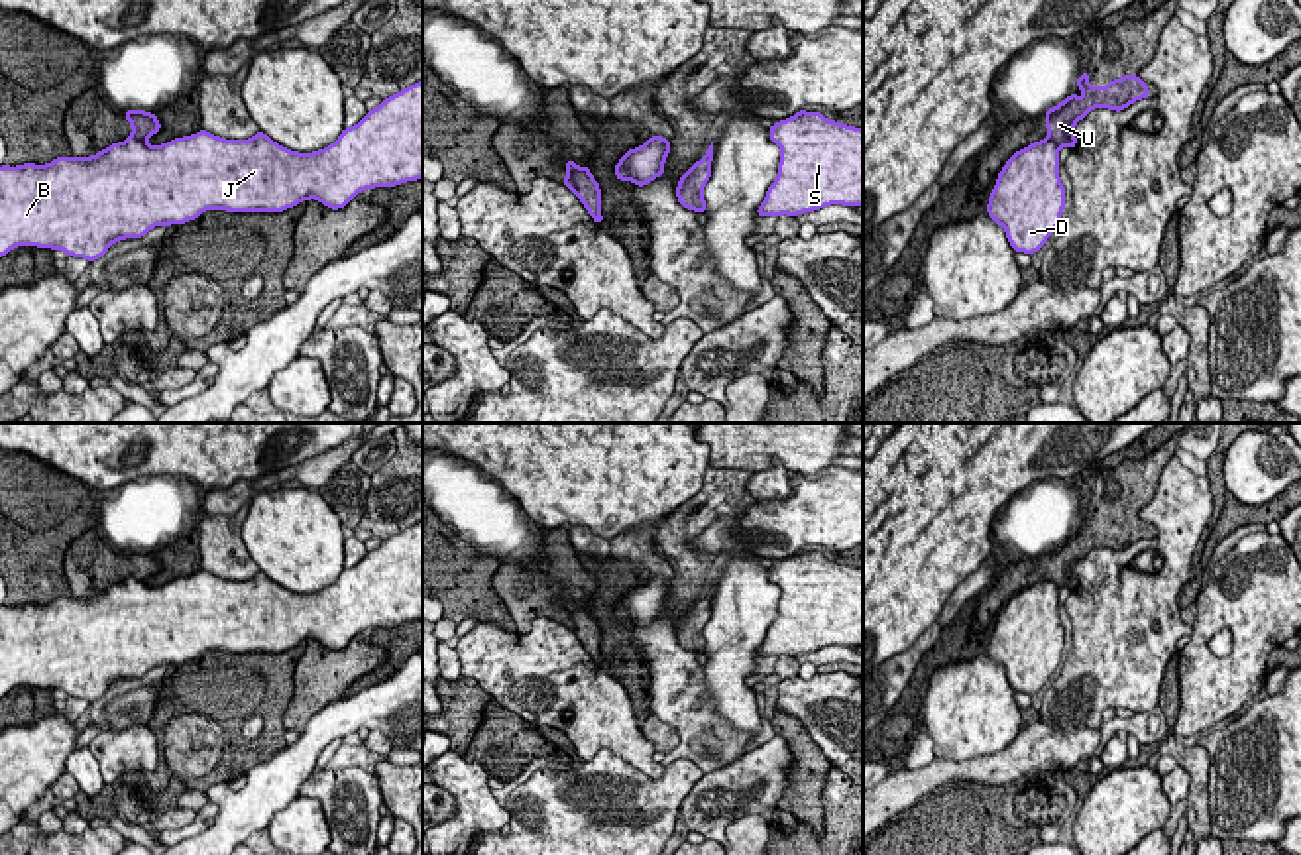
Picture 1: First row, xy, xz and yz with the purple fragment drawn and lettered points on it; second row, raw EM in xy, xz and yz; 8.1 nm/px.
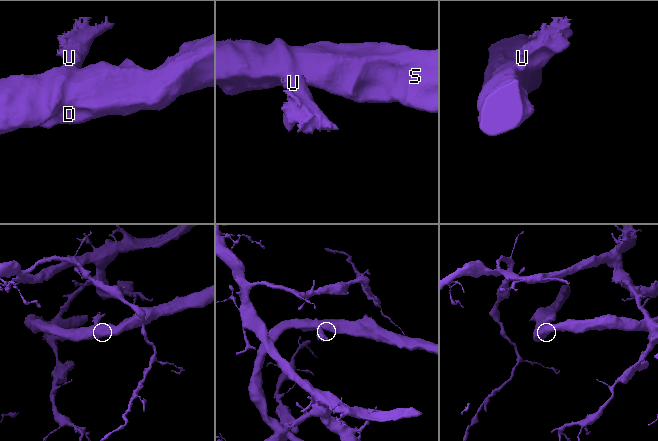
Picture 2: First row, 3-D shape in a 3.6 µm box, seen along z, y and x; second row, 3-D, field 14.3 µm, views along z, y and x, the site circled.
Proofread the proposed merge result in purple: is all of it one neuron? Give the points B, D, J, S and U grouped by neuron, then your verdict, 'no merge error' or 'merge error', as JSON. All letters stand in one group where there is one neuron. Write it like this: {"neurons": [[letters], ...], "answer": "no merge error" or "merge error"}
{"neurons": [["B", "D", "J", "S"], ["U"]], "answer": "merge error"}

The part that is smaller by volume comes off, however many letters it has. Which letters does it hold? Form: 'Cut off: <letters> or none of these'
Cut off: U

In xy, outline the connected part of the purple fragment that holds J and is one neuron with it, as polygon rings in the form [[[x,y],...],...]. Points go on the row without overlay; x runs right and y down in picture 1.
[[[423,521],[381,541],[332,586],[312,594],[291,592],[261,570],[250,580],[200,570],[163,586],[126,578],[92,598],[2,605],[0,698],[16,686],[37,686],[94,702],[118,680],[143,678],[161,664],[185,664],[204,651],[283,653],[309,639],[338,651],[364,629],[417,619],[423,619]]]

